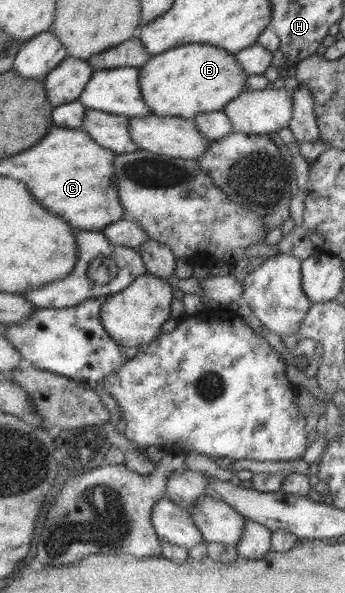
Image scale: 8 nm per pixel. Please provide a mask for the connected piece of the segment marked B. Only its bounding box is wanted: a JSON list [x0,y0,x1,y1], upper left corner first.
[138,44,248,119]

